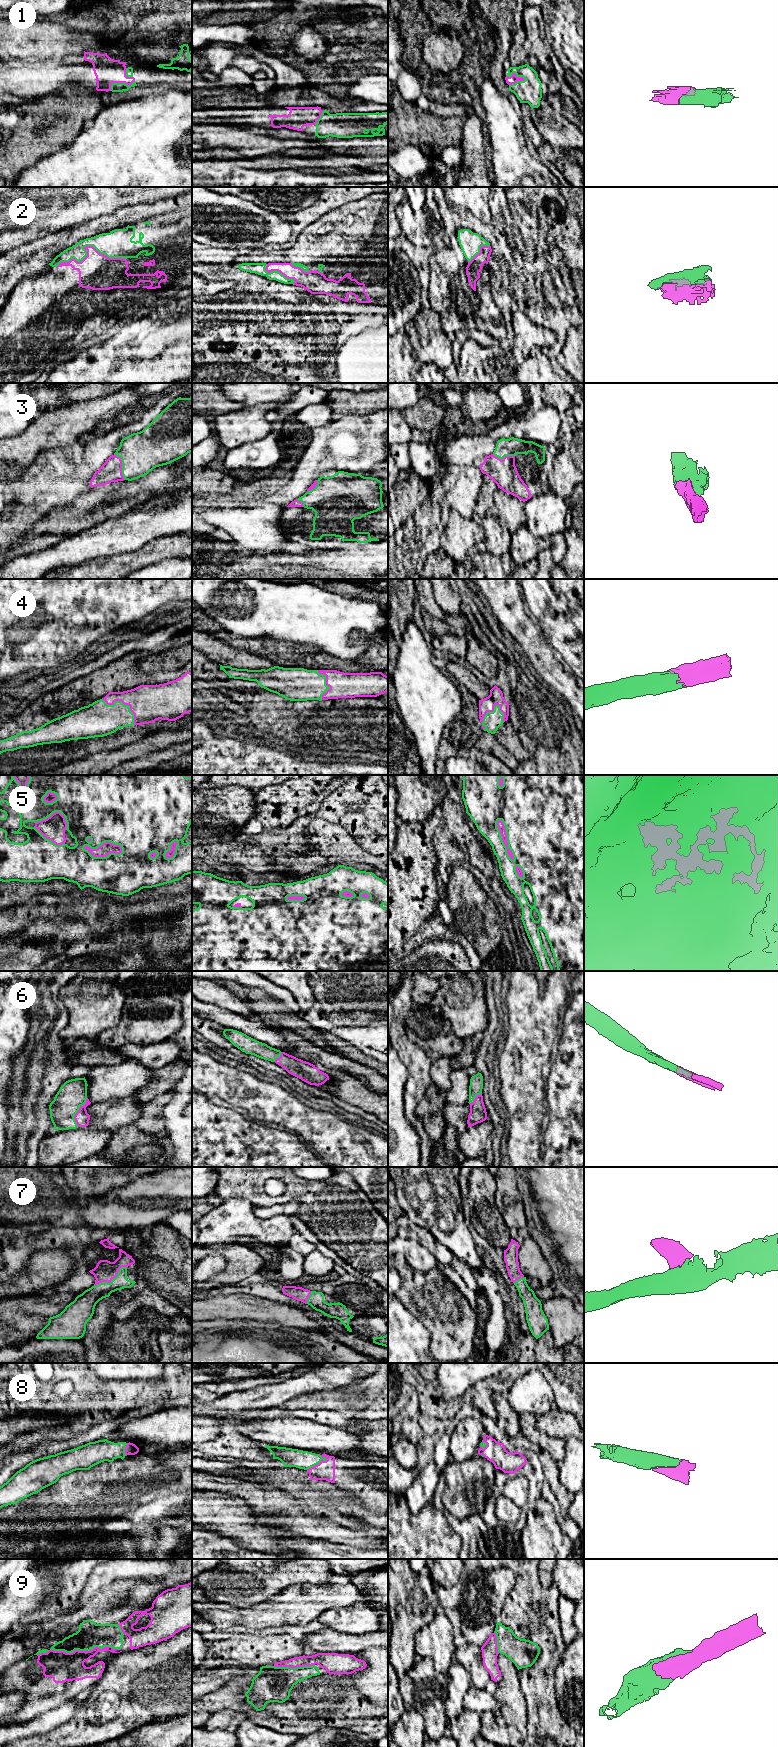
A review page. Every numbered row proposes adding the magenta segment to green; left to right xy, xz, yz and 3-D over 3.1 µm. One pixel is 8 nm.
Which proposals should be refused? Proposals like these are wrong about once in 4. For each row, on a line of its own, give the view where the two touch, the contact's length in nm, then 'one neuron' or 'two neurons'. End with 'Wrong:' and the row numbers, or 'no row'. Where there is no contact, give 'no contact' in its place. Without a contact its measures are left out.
1: contact in yz; length 160 nm; one neuron
2: contact in xy; length 550 nm; one neuron
3: contact in xy; length 220 nm; one neuron
4: contact in xy; length 340 nm; one neuron
5: contact in yz; length 360 nm; one neuron
6: contact in xy; length 240 nm; one neuron
7: contact in xy; length 300 nm; one neuron
8: contact in xz; length 190 nm; one neuron
9: contact in xy; length 700 nm; one neuron
Wrong: no row

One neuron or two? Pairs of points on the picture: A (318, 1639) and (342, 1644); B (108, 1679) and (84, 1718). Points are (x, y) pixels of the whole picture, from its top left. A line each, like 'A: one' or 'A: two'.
A: one
B: one

